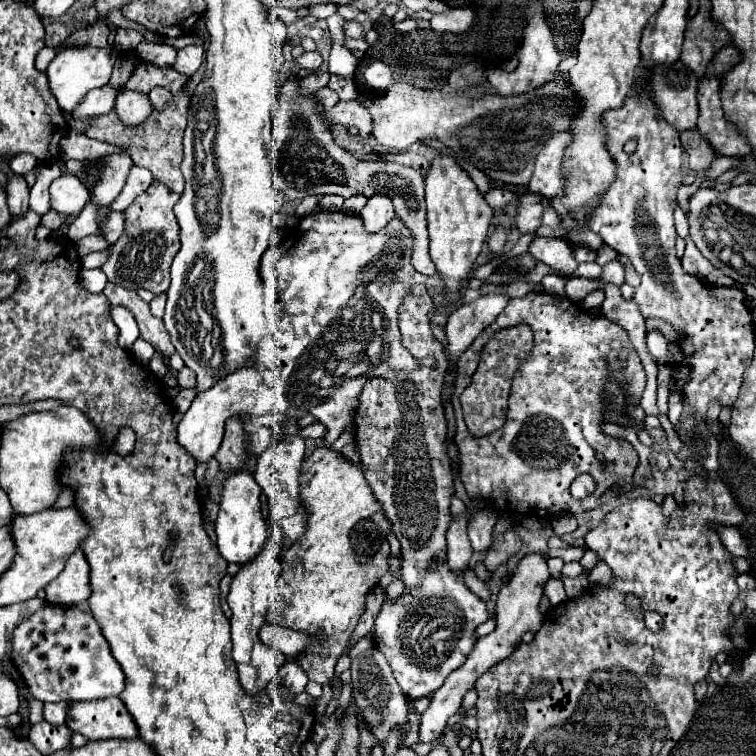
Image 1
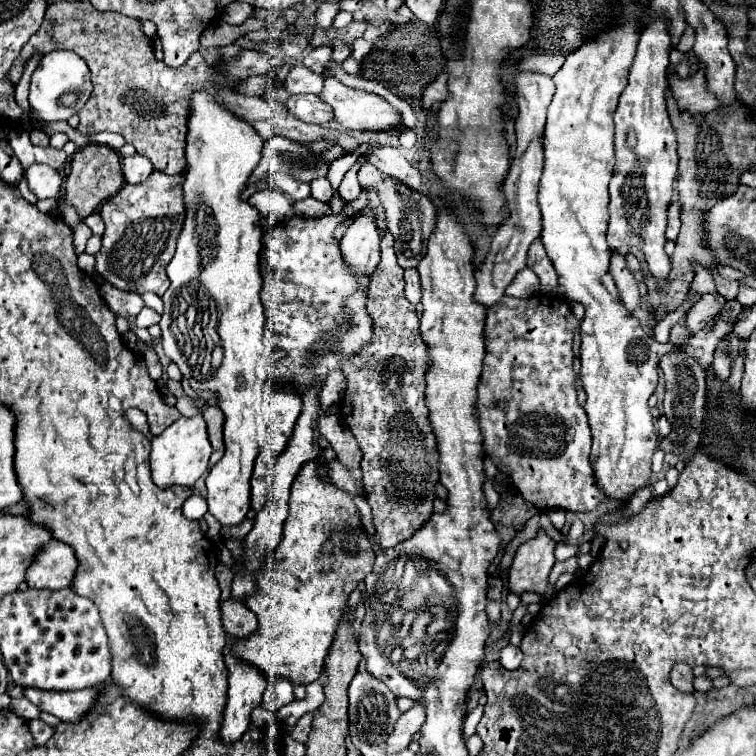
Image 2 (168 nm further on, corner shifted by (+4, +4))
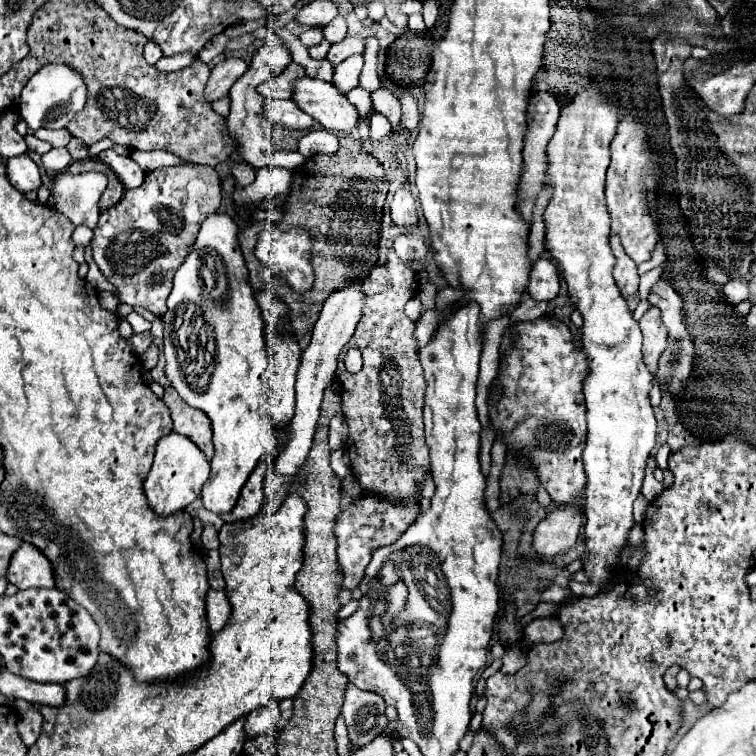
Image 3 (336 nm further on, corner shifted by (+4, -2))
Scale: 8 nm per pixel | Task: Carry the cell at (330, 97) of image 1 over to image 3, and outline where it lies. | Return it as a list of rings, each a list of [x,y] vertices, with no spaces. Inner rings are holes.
[[[293,62],[283,74],[279,74],[279,76],[263,82],[263,84],[257,88],[257,92],[263,92],[265,98],[281,98],[281,100],[283,100],[283,98],[291,98],[291,88],[293,88],[291,84],[297,82],[301,76],[303,76],[301,66]]]

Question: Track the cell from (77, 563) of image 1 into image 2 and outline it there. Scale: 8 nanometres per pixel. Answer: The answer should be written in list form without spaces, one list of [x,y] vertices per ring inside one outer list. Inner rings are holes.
[[[53,540],[37,554],[35,562],[27,570],[27,584],[37,590],[69,588],[75,580],[77,566],[75,552],[67,544]]]

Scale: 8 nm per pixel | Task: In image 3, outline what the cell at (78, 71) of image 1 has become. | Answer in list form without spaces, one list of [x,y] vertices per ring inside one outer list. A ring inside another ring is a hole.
[[[47,64],[43,66],[37,74],[31,76],[27,86],[21,92],[21,102],[19,102],[19,116],[21,120],[31,128],[65,128],[71,116],[79,112],[85,106],[87,100],[87,88],[83,78],[69,66],[65,64]]]

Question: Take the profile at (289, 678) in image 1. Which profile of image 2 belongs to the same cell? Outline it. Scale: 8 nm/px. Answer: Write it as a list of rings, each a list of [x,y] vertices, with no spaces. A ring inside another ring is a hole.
[[[277,678],[277,680],[269,682],[269,686],[267,686],[265,694],[263,694],[263,706],[267,706],[269,712],[277,714],[281,706],[285,706],[285,704],[295,700],[293,688],[295,686],[291,684],[289,678]]]

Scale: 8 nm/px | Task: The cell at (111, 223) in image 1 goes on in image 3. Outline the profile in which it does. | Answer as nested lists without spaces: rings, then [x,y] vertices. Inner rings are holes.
[[[59,172],[51,180],[53,206],[59,214],[67,216],[71,224],[95,228],[99,220],[99,198],[105,192],[107,176],[101,172]]]

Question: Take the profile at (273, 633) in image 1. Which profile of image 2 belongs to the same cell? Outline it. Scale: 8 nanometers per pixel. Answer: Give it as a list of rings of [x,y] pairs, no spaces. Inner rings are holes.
[[[235,600],[223,602],[221,612],[223,612],[223,626],[229,636],[249,638],[255,634],[255,630],[259,630],[257,616],[251,610],[247,610],[247,606],[241,606]]]

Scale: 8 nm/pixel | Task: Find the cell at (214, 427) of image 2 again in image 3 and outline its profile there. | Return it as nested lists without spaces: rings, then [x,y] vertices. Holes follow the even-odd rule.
[[[171,386],[165,388],[165,394],[161,400],[169,406],[169,412],[173,418],[173,432],[189,436],[189,440],[195,442],[207,458],[211,458],[213,456],[213,442],[211,442],[213,434],[211,434],[209,418],[203,412],[185,404],[177,396],[175,388],[171,388]]]

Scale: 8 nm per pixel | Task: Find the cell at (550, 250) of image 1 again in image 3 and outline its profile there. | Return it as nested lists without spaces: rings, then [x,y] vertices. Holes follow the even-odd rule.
[[[539,258],[533,264],[527,292],[537,302],[541,300],[549,302],[559,294],[559,274],[557,274],[557,266],[551,260]]]

